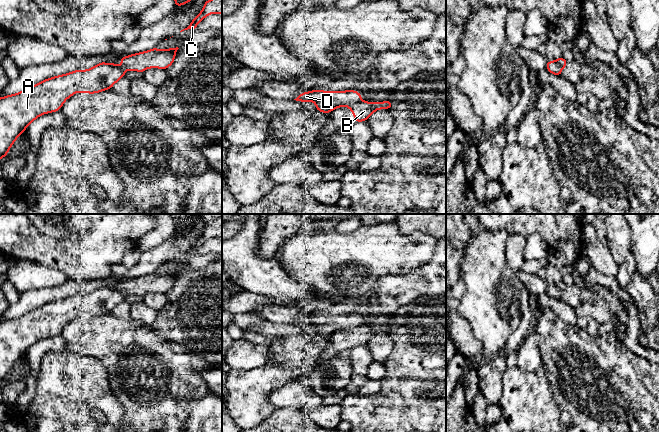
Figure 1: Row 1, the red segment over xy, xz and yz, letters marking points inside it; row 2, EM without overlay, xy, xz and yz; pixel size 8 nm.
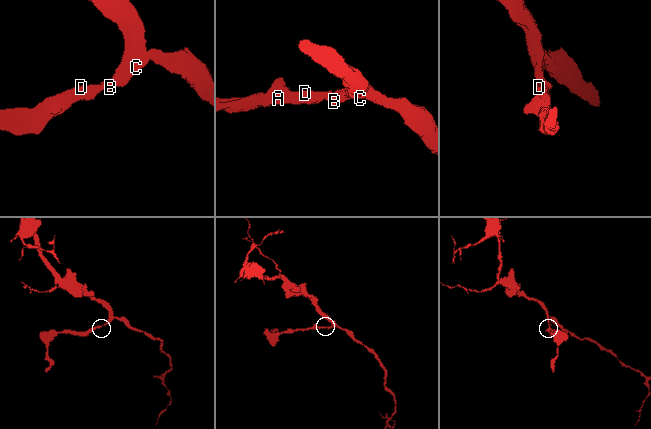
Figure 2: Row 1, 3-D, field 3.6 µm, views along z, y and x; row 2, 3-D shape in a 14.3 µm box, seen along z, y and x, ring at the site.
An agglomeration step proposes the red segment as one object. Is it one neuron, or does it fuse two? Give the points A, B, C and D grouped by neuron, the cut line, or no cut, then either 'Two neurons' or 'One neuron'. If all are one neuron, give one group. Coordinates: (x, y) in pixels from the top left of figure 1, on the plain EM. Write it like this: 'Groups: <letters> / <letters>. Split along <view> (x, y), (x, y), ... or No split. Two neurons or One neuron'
Groups: A D / B C. Split along xz (358, 324), (348, 330). Two neurons

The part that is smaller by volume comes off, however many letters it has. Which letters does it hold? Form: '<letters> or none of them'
A, D

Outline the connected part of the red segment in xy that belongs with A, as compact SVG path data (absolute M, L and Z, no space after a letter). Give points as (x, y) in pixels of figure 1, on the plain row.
M100 286L88 294L45 303L19 317L0 322L0 383L39 340L61 333L73 318L98 317L111 313L125 300L125 291L115 287Z

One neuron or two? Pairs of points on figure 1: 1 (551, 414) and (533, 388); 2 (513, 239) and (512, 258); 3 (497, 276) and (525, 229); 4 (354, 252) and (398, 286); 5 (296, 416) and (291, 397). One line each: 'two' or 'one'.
1: one
2: one
3: two
4: two
5: two

